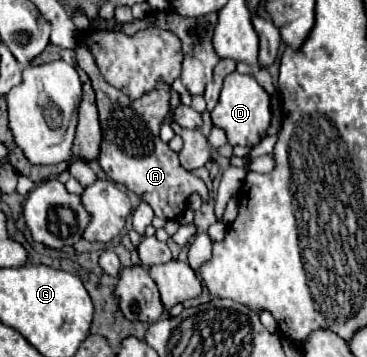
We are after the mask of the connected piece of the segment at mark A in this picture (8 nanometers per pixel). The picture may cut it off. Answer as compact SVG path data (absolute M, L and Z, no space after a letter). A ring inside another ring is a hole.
M83 42L75 48L77 64L87 72L91 78L93 90L97 94L97 110L99 110L99 122L101 122L101 152L99 152L99 166L105 170L105 174L117 182L123 184L127 190L135 192L143 202L147 202L155 216L165 220L175 220L183 214L187 208L187 198L191 194L199 194L203 204L209 202L207 186L201 178L197 178L193 172L187 172L179 164L177 152L173 152L165 142L159 138L159 128L169 114L169 84L159 82L149 94L143 94L137 100L131 100L121 90L107 84L107 80L101 76L95 58Z

